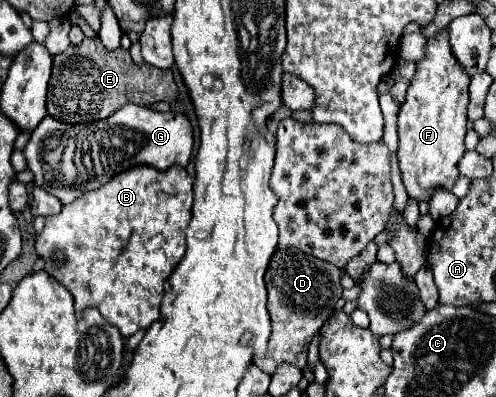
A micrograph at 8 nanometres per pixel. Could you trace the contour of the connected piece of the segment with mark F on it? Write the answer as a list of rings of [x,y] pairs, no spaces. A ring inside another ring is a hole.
[[[442,30],[438,36],[428,40],[428,56],[420,60],[416,66],[416,76],[410,82],[410,88],[406,92],[406,102],[398,116],[398,164],[400,164],[400,176],[402,184],[408,192],[408,198],[414,202],[430,202],[434,188],[452,190],[456,178],[458,178],[458,160],[466,152],[464,148],[464,136],[466,136],[466,108],[468,108],[468,84],[470,78],[458,66],[454,60],[450,46],[448,46],[448,30]]]

